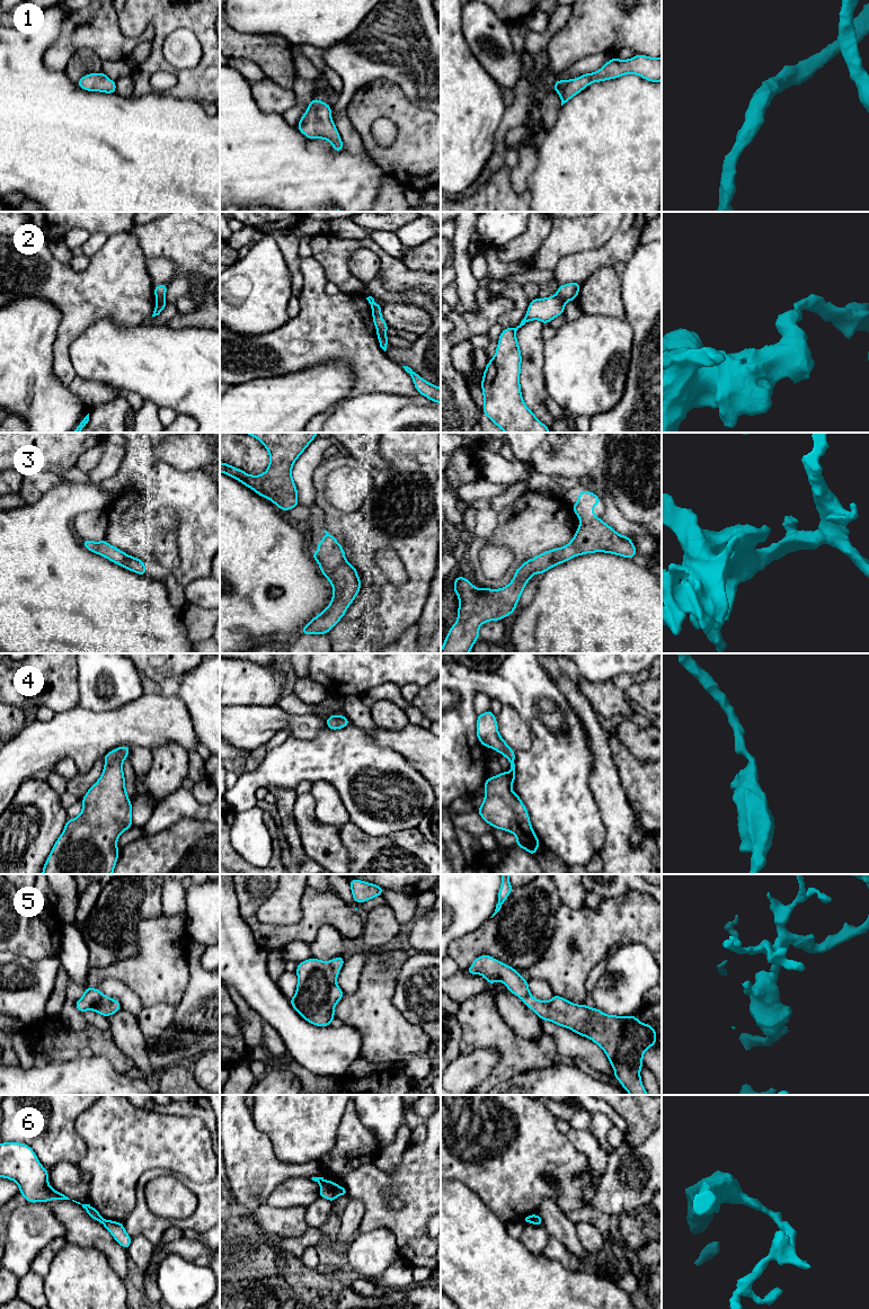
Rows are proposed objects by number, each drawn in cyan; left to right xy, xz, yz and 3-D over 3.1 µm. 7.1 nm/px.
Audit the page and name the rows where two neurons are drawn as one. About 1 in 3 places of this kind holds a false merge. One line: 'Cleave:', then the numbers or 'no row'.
Cleave: 2, 6

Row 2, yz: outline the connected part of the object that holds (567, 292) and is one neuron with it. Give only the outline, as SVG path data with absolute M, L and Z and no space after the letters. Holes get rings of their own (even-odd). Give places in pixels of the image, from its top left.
M568 283L564 285L559 285L557 295L566 303L568 301L576 300L582 283Z

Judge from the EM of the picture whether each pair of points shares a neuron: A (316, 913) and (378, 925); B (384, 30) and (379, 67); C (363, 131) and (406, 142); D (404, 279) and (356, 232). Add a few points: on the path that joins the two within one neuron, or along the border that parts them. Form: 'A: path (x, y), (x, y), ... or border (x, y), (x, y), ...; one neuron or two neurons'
A: border (363, 915), (363, 932), (360, 936); two neurons
B: path (384, 39), (384, 45), (379, 51), (379, 58); one neuron
C: path (370, 142), (379, 151), (395, 151); one neuron
D: border (336, 236), (342, 238), (371, 238), (384, 251); two neurons

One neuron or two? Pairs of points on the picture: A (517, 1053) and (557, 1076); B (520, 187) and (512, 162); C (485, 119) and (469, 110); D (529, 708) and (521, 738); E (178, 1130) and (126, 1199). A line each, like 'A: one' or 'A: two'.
A: two
B: two
C: one
D: two
E: one

